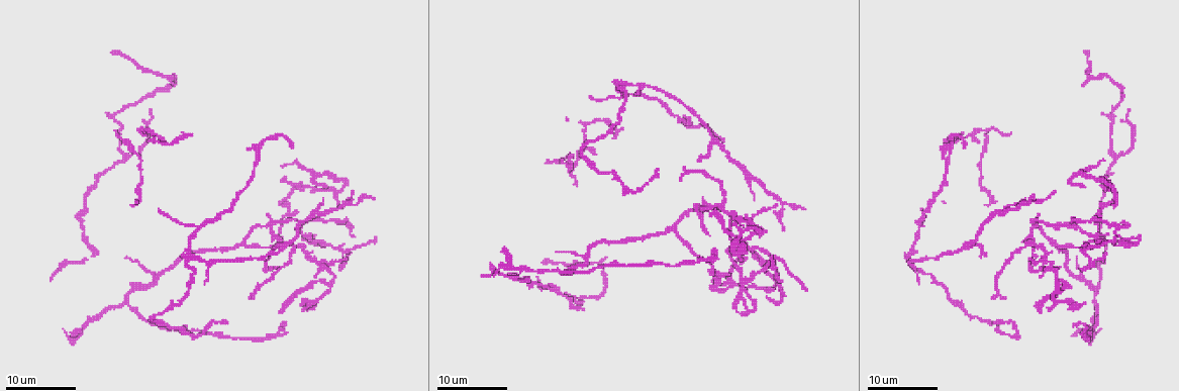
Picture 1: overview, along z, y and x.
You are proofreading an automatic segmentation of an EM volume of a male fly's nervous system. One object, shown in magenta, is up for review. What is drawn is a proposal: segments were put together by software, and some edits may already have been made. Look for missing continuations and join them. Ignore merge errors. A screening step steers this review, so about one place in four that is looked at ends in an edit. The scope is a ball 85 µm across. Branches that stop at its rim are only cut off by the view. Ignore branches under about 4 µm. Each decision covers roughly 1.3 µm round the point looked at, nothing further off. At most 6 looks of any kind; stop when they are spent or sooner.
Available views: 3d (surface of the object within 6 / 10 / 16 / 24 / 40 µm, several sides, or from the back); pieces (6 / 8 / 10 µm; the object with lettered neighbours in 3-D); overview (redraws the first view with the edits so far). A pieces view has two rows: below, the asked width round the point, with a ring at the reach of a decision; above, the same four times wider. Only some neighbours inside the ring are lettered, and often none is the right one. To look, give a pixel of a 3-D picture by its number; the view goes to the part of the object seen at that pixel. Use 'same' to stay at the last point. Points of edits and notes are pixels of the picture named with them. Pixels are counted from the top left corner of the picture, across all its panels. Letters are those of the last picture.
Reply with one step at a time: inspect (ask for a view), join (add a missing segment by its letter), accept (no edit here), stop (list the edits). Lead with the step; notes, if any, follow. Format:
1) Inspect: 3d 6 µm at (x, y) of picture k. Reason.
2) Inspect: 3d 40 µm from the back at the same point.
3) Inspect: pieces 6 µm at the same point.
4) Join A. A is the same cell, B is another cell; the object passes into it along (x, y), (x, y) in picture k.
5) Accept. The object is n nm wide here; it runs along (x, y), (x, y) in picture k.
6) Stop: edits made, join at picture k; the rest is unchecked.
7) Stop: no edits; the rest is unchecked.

Inspect: pieces 10 µm at (575, 186) of picture 1. Free end.

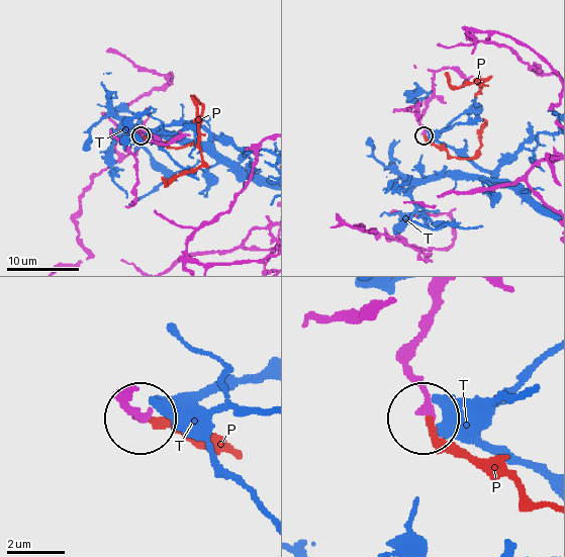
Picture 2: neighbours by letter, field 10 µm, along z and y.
Join P. P is the same cell, T is another cell; the neuron continues.

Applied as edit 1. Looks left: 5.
Inspect: overview.

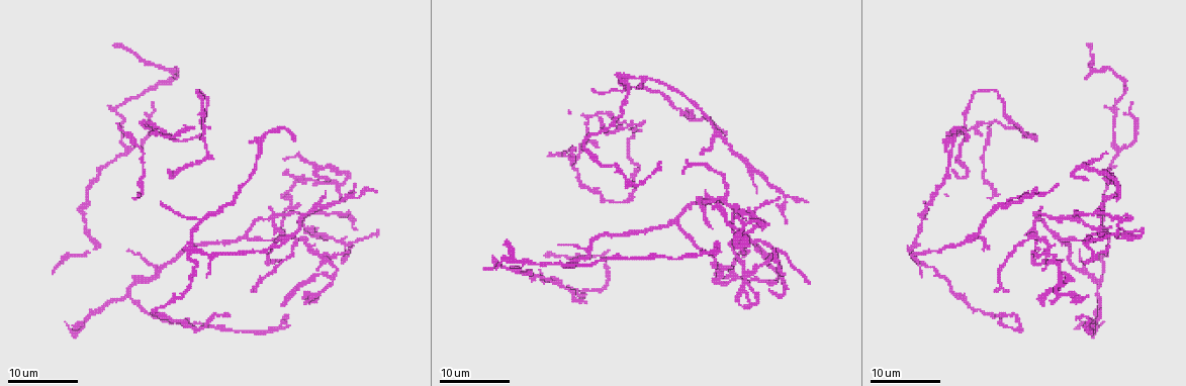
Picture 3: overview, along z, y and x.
Inspect: pieces 8 µm at (598, 148) of picture 3.

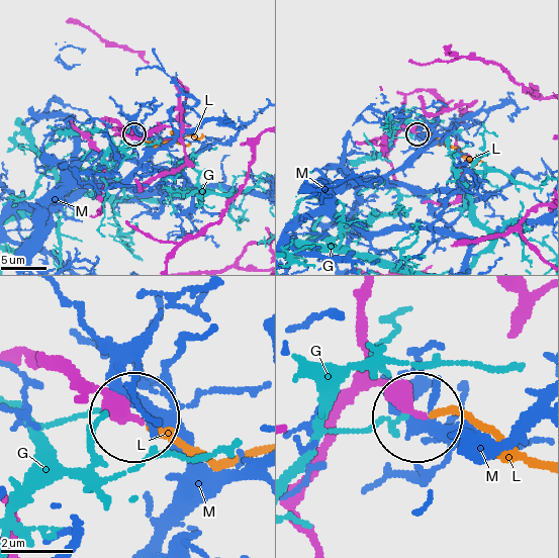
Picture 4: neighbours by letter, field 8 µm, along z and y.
Join L. L is the same cell, G and M are other cells; the object passes into it along (111, 120), (158, 146), (202, 134) in picture 4; the neuron continues.

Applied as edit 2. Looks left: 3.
Inspect: pieces 10 µm at (1106, 108) of picture 3. Tapers out.

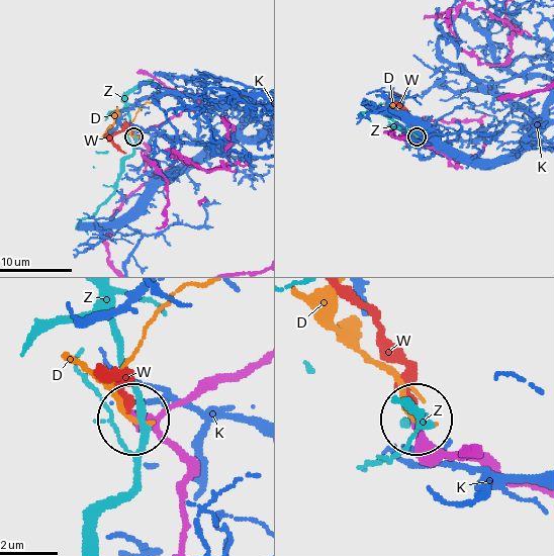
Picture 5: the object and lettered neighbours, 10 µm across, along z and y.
Join W. The object is 160 nm wide here; W is the same cell, D, K and Z are other cells; it goes on there.

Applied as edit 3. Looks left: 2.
Stop: edits made, join at picture 2, join at picture 4, join at picture 5; the rest is unchecked.

